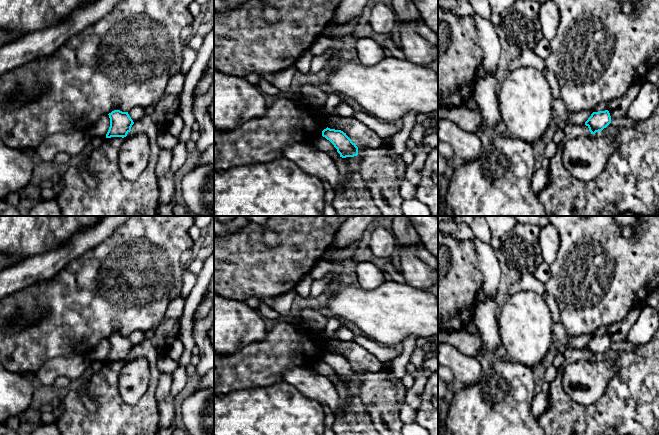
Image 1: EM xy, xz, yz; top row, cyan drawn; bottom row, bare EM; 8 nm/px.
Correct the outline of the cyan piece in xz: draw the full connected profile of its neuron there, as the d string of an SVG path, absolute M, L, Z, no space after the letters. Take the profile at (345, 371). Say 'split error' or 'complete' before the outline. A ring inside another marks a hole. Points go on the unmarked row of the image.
complete; M327 351L322 355L322 360L334 369L340 381L346 382L358 379L358 371L343 355Z

